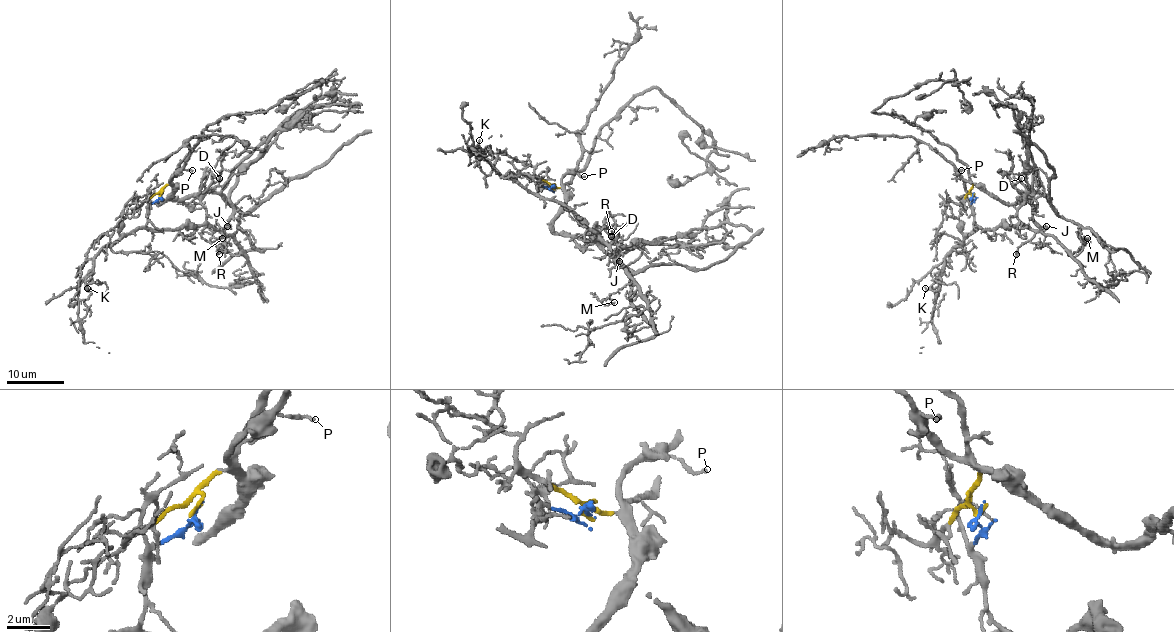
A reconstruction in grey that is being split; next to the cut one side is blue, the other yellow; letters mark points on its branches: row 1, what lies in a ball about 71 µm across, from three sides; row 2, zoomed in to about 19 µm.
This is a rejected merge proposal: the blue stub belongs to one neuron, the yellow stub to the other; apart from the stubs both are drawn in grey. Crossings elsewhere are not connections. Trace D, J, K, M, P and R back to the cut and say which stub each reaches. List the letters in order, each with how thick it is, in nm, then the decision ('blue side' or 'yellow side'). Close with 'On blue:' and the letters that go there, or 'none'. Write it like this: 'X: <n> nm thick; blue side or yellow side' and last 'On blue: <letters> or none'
D: 110 nm thick; yellow side
J: 120 nm thick; blue side
K: 80 nm thick; blue side
M: 100 nm thick; blue side
P: 150 nm thick; yellow side
R: 110 nm thick; blue side
On blue: J, K, M, R

